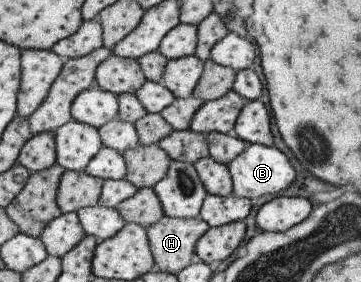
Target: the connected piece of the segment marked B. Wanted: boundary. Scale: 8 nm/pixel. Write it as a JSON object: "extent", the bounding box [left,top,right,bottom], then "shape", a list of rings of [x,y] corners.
{"extent":[227,143,296,198],"shape":[[[249,143],[227,164],[227,169],[231,178],[231,194],[238,198],[258,198],[264,194],[280,192],[296,176],[285,154],[282,154],[274,145],[264,146],[260,143]]]}

